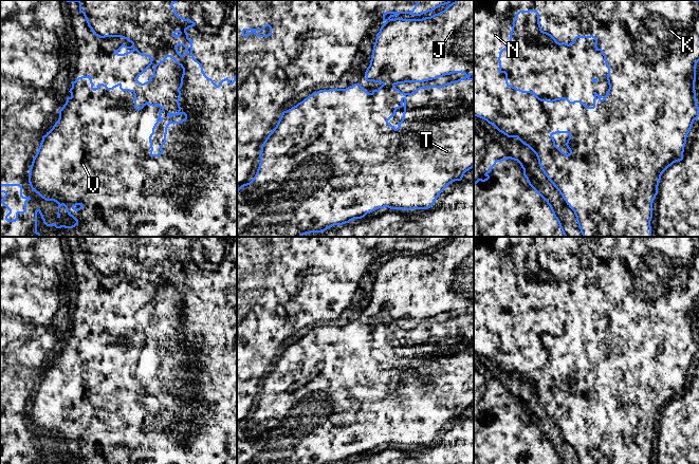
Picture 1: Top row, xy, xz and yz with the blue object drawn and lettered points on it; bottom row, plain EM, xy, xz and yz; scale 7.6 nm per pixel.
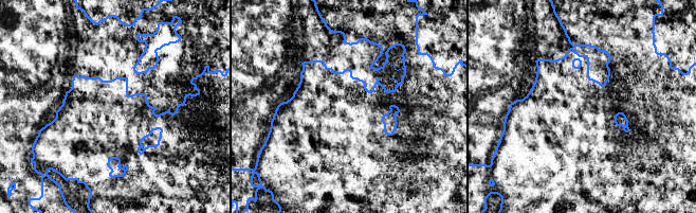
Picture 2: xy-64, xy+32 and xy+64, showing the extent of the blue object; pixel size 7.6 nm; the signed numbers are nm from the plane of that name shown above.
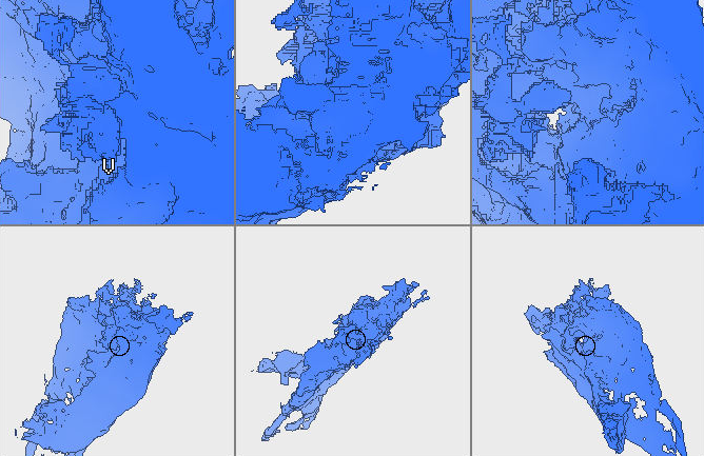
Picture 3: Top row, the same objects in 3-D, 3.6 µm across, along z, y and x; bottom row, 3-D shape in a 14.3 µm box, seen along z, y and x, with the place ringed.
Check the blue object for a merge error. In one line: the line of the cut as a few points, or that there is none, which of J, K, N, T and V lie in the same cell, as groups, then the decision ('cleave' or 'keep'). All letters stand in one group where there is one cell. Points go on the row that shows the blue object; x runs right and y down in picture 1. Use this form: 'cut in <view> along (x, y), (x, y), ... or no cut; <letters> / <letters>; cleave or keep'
cut in xz along (406, 129), (373, 128), (369, 152), (316, 152), (301, 183); J N / K T V; cleave

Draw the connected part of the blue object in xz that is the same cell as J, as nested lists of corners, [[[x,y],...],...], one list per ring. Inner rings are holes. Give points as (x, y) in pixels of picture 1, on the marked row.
[[[455,0],[444,11],[430,17],[422,19],[388,19],[381,26],[375,35],[376,39],[373,45],[370,64],[365,75],[366,81],[381,82],[382,86],[371,93],[368,93],[360,83],[354,83],[346,89],[339,89],[339,129],[333,130],[326,138],[312,138],[311,145],[294,155],[282,155],[268,161],[261,166],[250,183],[241,185],[237,189],[237,237],[302,237],[311,233],[321,233],[334,225],[343,225],[352,221],[355,216],[361,218],[361,211],[348,200],[347,193],[341,193],[338,189],[332,189],[330,185],[305,185],[303,181],[310,180],[310,173],[307,169],[310,167],[310,161],[314,159],[315,153],[345,153],[349,148],[356,149],[365,147],[365,152],[371,152],[371,146],[367,144],[371,140],[371,130],[376,128],[380,132],[402,131],[405,128],[397,129],[388,123],[396,115],[396,111],[404,108],[402,120],[420,119],[423,113],[417,112],[417,107],[422,98],[447,99],[453,90],[460,87],[472,88],[473,83],[470,76],[474,76],[474,67],[470,62],[463,62],[454,58],[452,50],[441,50],[437,44],[437,34],[445,36],[474,36],[474,0]],[[465,68],[464,77],[455,81],[444,83],[443,86],[419,87],[411,93],[404,93],[394,86],[405,82],[424,82],[445,75],[461,73]]]

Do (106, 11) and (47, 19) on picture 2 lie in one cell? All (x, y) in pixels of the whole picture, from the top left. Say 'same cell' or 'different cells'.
different cells

